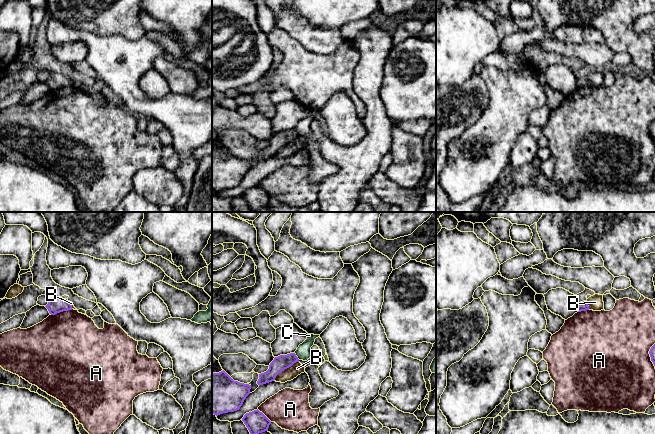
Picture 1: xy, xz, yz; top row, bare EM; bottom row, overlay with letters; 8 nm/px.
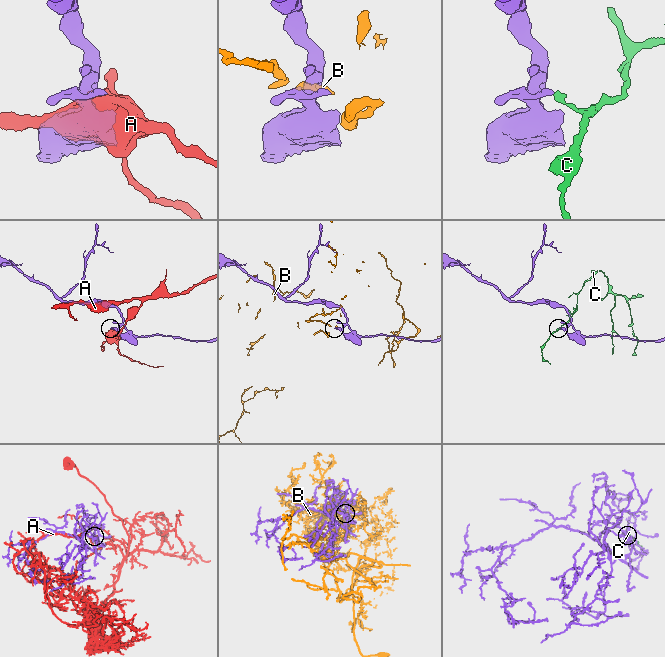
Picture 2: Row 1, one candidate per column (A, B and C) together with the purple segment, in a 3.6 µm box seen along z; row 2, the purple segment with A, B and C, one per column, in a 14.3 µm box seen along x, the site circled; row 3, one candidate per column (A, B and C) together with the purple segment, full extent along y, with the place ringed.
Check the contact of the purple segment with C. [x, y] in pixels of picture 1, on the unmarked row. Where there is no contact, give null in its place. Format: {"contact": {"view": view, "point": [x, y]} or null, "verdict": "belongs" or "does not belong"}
{"contact": {"view": "xz", "point": [296, 132]}, "verdict": "does not belong"}

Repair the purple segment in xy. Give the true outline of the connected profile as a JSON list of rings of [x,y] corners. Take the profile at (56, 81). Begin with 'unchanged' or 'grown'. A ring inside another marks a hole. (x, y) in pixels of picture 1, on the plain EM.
unchanged | [[[51,73],[50,77],[45,83],[48,85],[51,91],[72,86],[72,81],[69,79],[69,77],[67,75],[63,75],[62,73]]]

